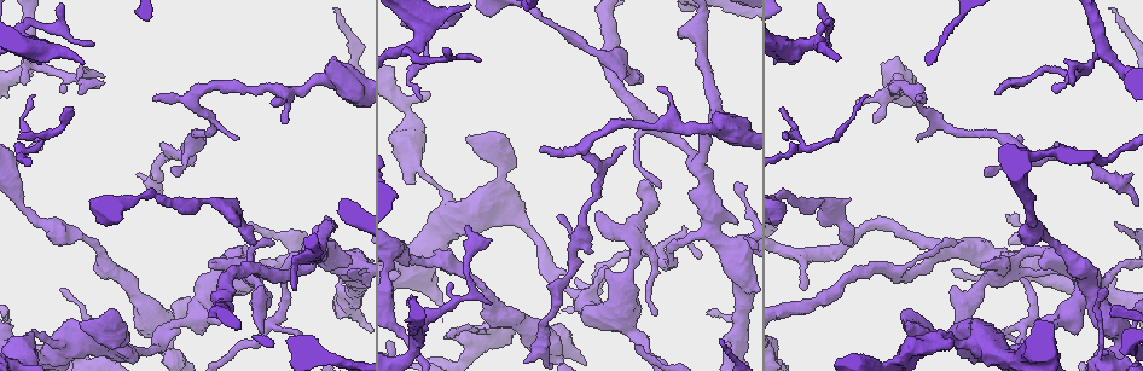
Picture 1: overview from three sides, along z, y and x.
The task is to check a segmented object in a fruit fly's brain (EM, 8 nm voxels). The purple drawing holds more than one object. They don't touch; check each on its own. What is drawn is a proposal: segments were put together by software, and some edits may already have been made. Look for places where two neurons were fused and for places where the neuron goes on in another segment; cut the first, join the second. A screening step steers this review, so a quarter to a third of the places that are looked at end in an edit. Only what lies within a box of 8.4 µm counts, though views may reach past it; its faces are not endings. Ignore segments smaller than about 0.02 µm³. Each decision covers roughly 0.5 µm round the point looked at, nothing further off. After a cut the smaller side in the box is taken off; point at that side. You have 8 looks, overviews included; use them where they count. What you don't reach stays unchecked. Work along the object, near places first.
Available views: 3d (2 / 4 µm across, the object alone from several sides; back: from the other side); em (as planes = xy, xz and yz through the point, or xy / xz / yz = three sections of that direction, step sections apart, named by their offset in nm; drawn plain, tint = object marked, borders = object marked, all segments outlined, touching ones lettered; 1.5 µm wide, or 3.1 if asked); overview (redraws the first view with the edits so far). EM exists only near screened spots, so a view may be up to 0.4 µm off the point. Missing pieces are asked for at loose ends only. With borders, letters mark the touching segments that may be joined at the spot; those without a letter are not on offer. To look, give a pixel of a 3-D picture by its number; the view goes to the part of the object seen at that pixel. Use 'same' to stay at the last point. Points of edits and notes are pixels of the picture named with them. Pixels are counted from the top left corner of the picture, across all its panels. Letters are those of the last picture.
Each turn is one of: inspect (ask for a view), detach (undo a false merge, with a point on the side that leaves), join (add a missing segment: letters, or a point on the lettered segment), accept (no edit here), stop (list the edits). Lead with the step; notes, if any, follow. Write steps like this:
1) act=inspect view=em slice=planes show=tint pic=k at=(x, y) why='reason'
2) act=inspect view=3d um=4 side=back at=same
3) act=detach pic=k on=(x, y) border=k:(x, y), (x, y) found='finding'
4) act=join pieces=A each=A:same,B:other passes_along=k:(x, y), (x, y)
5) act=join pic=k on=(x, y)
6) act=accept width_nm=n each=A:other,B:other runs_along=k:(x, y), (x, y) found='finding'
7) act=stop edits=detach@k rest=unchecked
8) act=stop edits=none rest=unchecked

act=inspect view=em slice=planes show=plain pic=1 at=(914, 95) why='sharp bend'

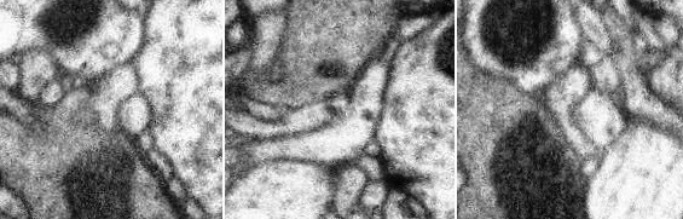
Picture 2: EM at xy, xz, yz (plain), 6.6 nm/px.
act=inspect view=em slice=planes show=tint at=same why='with the object marked'

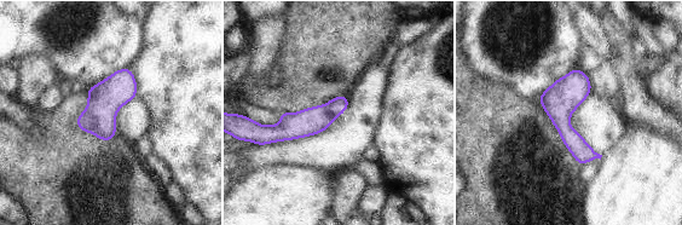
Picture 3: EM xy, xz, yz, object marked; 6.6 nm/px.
act=inspect view=em slice=planes show=borders at=same why='what lies round it'

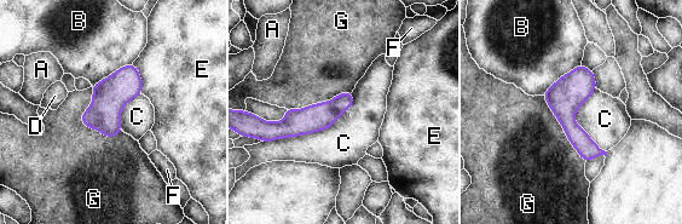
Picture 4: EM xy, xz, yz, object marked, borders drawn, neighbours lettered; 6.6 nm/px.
act=accept longest_contact=C:650nm each=A:other,B:other,C:other,D:other,E:other,F:other,G:other runs_along=4:(578, 69), (568, 125), (597, 153) found='continuous, no second neuron'

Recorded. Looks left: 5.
act=inspect view=3d um=4 pic=1 at=(94, 42) why='tapers out'

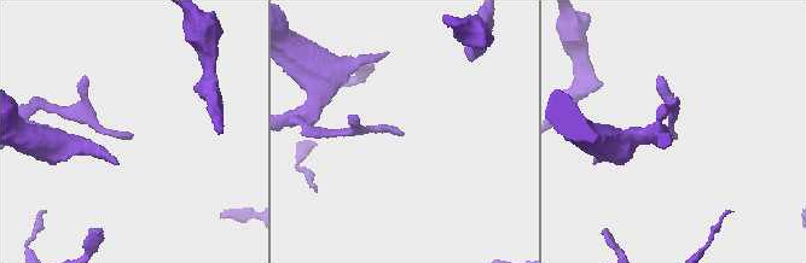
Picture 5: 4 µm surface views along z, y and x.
act=inspect view=em slice=planes show=borders pic=5 at=(677, 139)

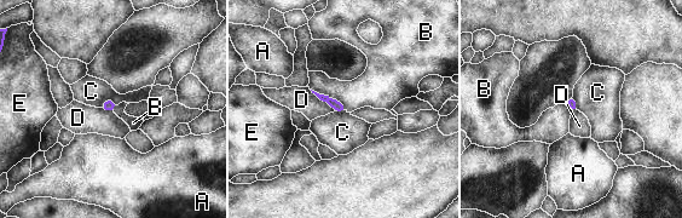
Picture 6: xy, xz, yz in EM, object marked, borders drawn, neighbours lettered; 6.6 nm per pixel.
act=accept each=A:other,B:other,C:other,D:other,E:other border=6:(310, 90), (335, 110) found='no lettered segment goes on from it'

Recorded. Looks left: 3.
act=inspect view=em slice=planes show=borders pic=1 at=(261, 333) why='branch stops here'

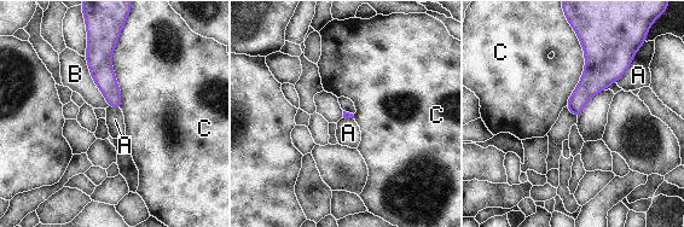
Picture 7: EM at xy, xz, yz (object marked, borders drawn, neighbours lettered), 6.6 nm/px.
act=accept each=A:other,B:other,C:other runs_along=7:(92, 47), (117, 105) found='none of them fits'

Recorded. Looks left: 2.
act=stop edits=none rest=unchecked

